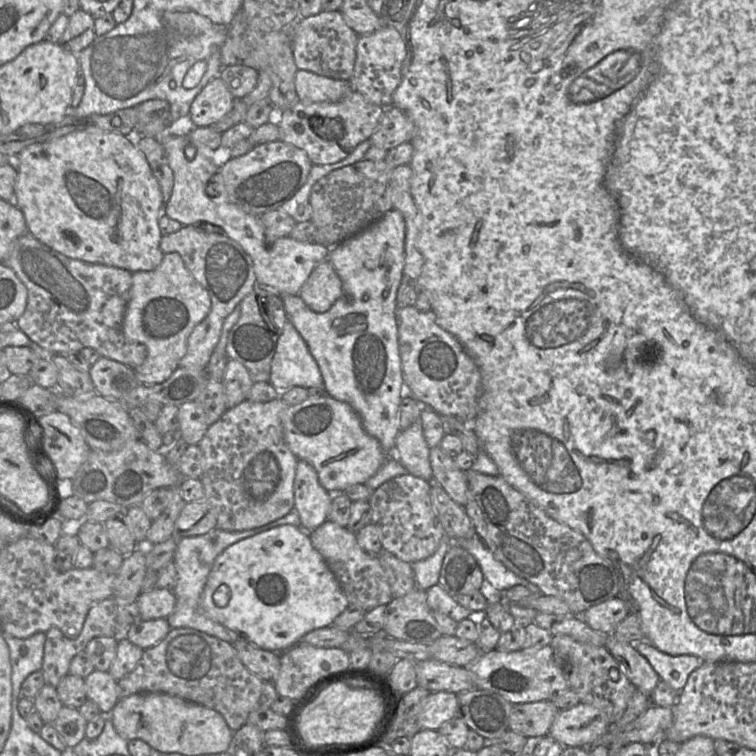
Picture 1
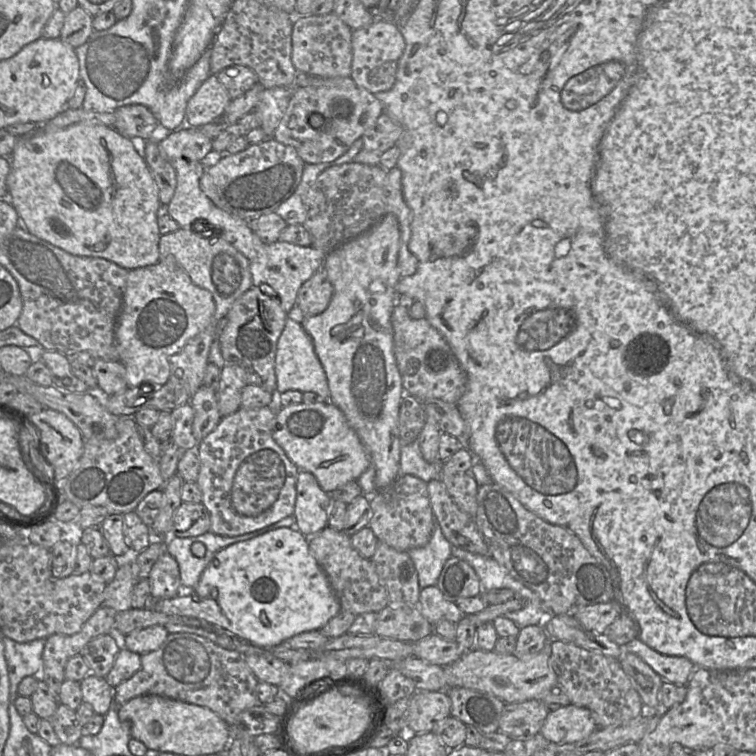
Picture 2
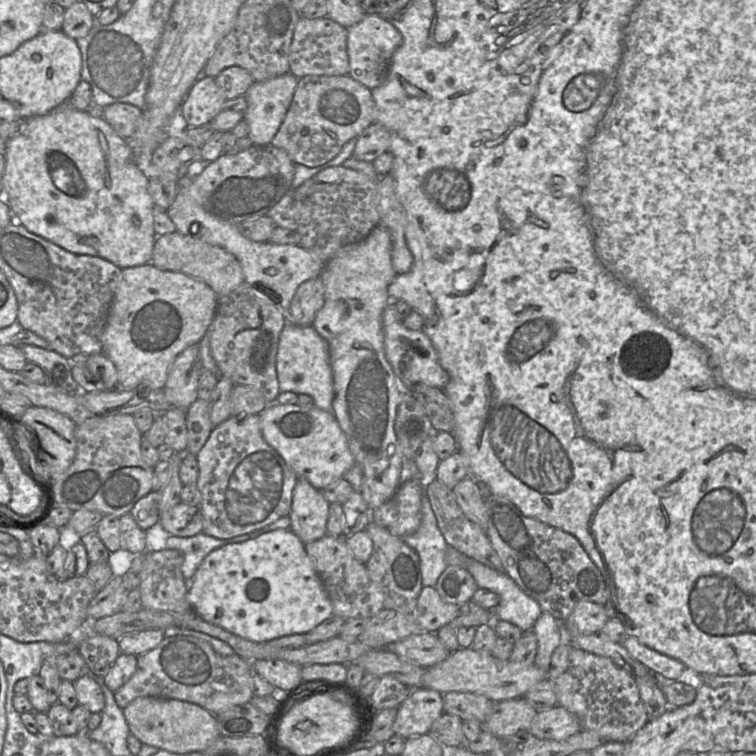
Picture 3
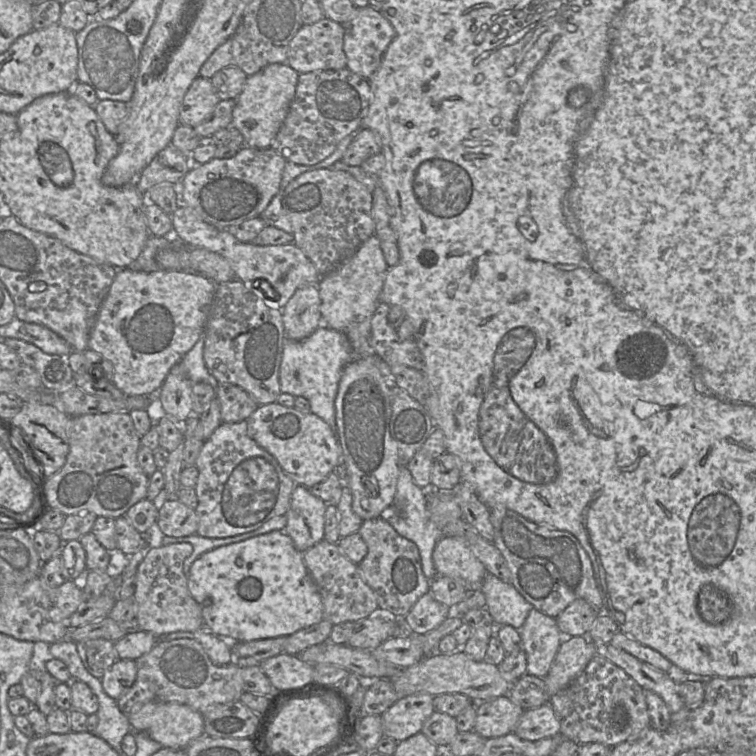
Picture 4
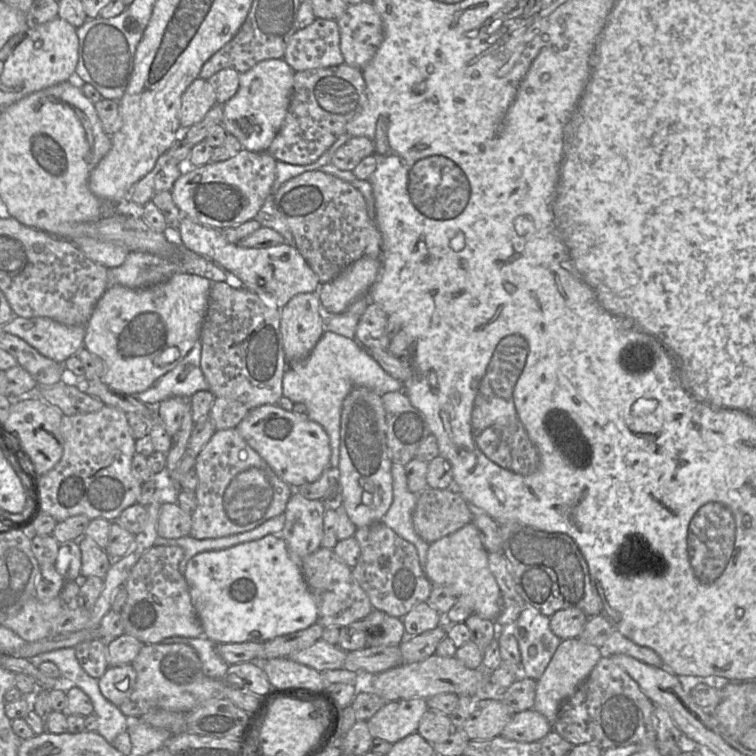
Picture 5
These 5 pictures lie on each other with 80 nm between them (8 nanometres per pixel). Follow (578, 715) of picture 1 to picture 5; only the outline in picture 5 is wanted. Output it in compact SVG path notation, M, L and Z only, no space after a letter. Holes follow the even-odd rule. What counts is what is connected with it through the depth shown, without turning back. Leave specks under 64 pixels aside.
M534 709L515 713L501 736L519 742L538 742L554 730L544 715Z

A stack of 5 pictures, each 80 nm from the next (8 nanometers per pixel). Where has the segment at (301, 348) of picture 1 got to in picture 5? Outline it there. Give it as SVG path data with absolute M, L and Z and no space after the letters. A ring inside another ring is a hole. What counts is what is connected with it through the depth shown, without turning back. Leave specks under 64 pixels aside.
M325 331L311 353L303 360L287 362L283 374L282 393L293 403L303 403L308 411L308 418L319 423L329 436L331 457L330 466L337 468L340 458L340 420L343 401L355 387L366 387L382 396L388 392L402 391L403 383L393 378L364 349L356 339L350 339L331 331Z

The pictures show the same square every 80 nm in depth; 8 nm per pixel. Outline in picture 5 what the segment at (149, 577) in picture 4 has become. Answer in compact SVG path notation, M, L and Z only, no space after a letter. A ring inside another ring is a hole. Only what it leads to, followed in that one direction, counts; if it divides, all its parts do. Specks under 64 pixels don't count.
M152 546L140 557L132 568L124 586L127 600L120 613L124 626L124 634L131 635L144 644L161 643L172 636L196 638L203 635L203 626L191 601L187 582L179 572L179 563L184 556L180 546Z

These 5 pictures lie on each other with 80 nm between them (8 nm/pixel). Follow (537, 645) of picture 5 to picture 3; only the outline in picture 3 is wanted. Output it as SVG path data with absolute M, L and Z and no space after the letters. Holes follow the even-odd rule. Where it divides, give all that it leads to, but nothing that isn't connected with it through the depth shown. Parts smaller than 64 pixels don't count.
M542 612L532 631L535 633L538 641L538 650L534 664L544 671L548 671L551 656L554 650L562 643L561 623L551 614Z

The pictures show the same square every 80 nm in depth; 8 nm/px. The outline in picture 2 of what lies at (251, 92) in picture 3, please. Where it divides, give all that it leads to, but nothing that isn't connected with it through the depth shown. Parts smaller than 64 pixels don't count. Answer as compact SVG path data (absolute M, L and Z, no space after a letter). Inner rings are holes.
M275 87L263 89L254 111L260 121L260 128L271 138L289 104L294 88Z

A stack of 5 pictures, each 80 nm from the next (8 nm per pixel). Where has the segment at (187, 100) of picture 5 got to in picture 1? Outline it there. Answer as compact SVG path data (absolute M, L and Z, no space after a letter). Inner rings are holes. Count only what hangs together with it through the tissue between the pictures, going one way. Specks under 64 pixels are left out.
M215 77L194 98L189 116L195 127L212 126L231 111L235 98L220 77Z

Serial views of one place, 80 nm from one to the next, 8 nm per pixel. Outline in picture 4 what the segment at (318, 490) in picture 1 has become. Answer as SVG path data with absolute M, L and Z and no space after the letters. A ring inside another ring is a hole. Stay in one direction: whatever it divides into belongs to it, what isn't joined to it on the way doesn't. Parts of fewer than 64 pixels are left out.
M296 485L293 489L283 530L300 552L324 539L326 507L327 504L311 494L307 487Z

